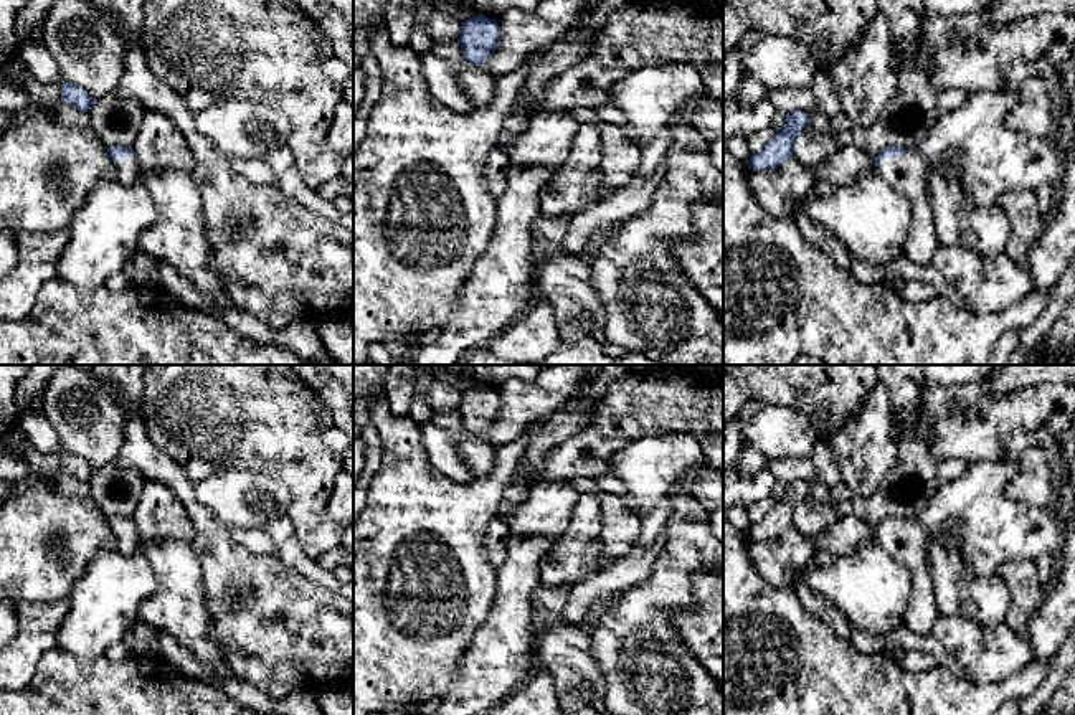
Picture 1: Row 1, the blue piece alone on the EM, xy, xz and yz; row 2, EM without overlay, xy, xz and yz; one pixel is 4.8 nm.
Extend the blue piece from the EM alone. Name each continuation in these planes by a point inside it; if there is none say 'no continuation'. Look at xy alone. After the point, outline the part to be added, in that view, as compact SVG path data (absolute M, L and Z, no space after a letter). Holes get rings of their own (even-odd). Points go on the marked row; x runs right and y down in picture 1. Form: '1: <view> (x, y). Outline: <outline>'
1: xy (127, 170). Outline: M119 159L116 162L116 178L129 185L140 175L137 159Z

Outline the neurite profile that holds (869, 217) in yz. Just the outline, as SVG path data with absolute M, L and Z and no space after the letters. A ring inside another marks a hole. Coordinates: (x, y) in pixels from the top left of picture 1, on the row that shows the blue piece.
M874 167L832 195L806 195L794 203L826 226L852 258L887 266L905 258L913 223L910 200Z

